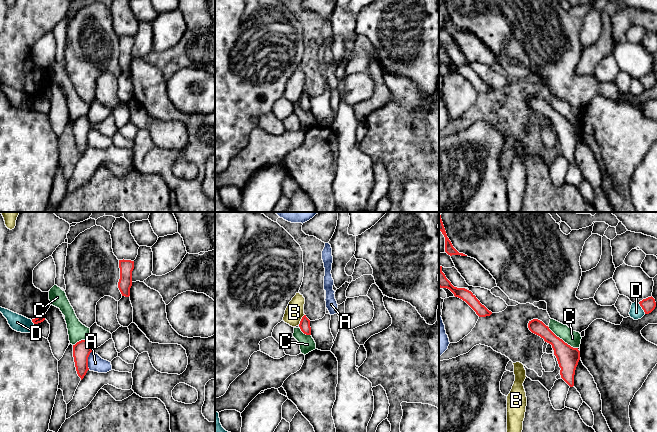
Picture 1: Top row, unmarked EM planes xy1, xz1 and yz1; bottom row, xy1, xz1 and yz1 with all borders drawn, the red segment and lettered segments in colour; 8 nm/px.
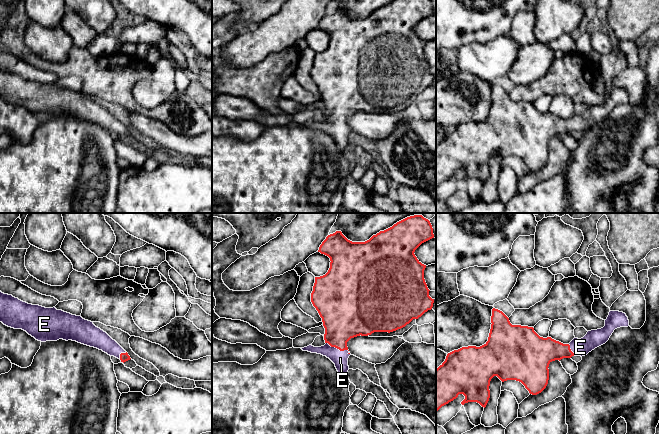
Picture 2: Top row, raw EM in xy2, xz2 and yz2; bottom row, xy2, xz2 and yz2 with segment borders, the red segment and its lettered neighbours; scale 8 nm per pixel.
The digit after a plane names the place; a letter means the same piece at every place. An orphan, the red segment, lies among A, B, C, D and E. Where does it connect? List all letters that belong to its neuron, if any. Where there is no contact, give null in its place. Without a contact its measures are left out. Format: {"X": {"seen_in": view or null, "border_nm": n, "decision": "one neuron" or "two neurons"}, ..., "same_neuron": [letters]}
{"A": {"seen_in": "xy1", "border_nm": 160, "decision": "two neurons"}, "B": {"seen_in": "xz1", "border_nm": 100, "decision": "two neurons"}, "C": {"seen_in": "yz1", "border_nm": 300, "decision": "two neurons"}, "D": {"seen_in": "yz1", "border_nm": 110, "decision": "two neurons"}, "E": {"seen_in": "xz2", "border_nm": 220, "decision": "one neuron"}, "same_neuron": ["E"]}

